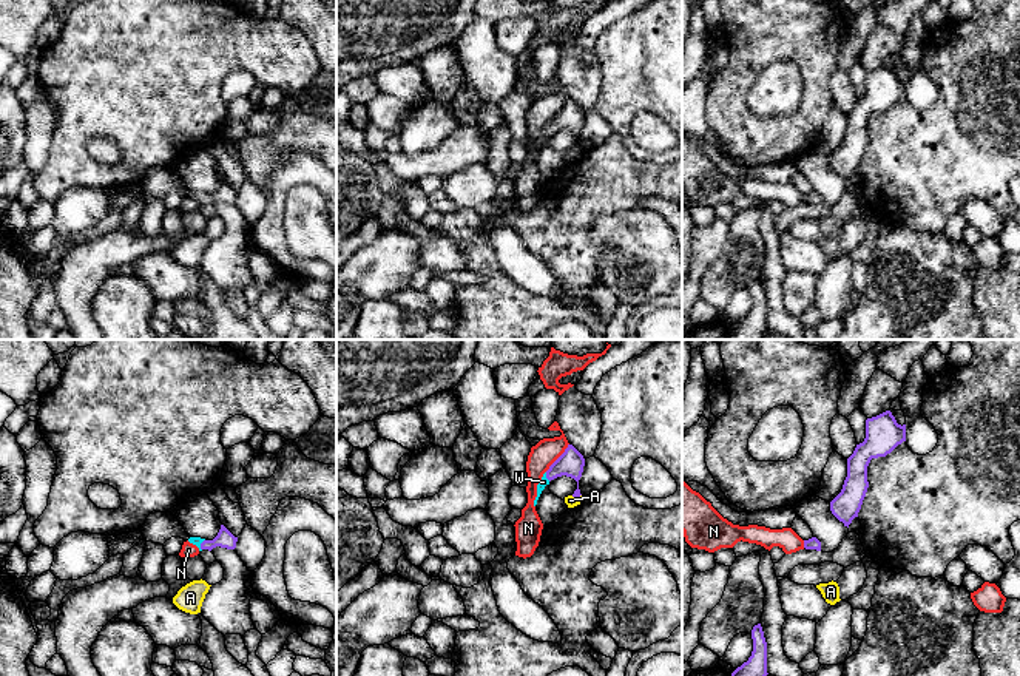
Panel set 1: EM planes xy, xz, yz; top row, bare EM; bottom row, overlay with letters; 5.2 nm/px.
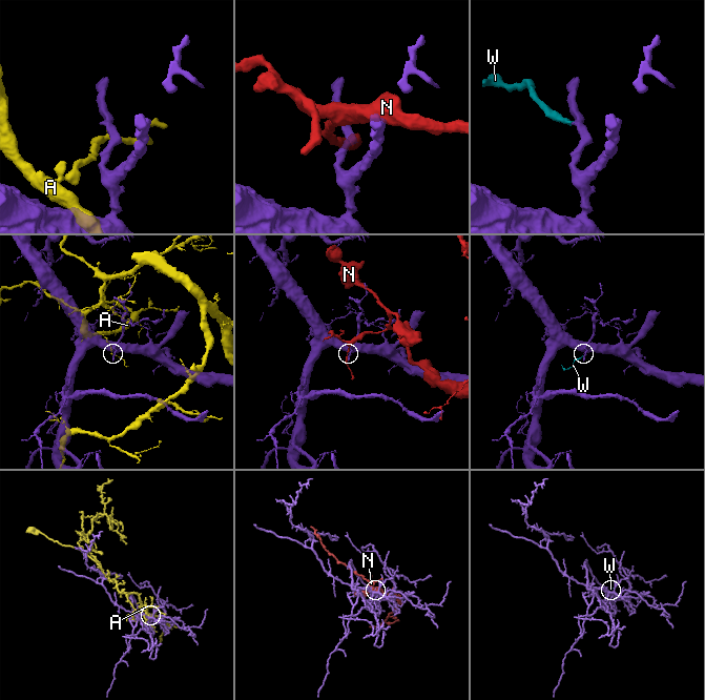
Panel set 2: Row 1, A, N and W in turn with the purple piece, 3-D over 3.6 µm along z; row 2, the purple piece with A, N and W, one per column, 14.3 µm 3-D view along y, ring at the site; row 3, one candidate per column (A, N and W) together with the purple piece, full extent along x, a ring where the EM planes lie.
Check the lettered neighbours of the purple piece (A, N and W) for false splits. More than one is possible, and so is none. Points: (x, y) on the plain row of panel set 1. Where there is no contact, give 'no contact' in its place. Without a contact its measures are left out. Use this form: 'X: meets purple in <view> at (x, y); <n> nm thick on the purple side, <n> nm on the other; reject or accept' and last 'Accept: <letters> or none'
A: meets purple in xz at (576, 152); 140 nm thick on the purple side, 60 nm on the other; reject
N: meets purple in xz at (559, 111); 140 nm thick on the purple side, 140 nm on the other; reject
W: meets purple in xz at (547, 131); 140 nm thick on the purple side, 50 nm on the other; accept
Accept: W

